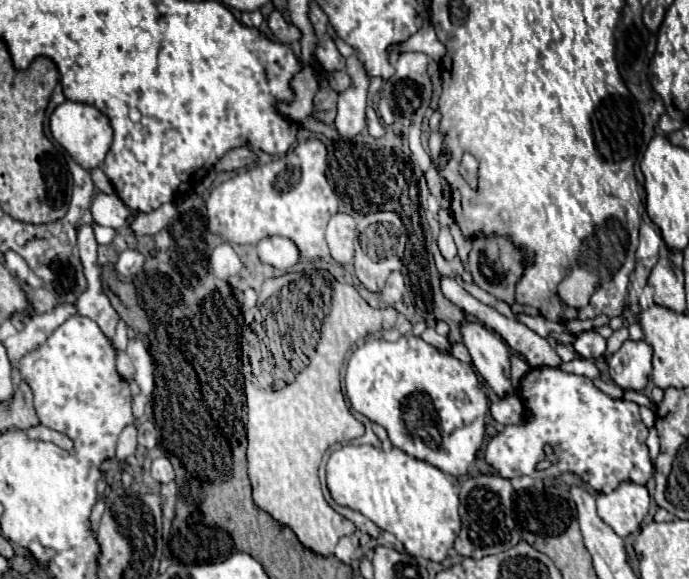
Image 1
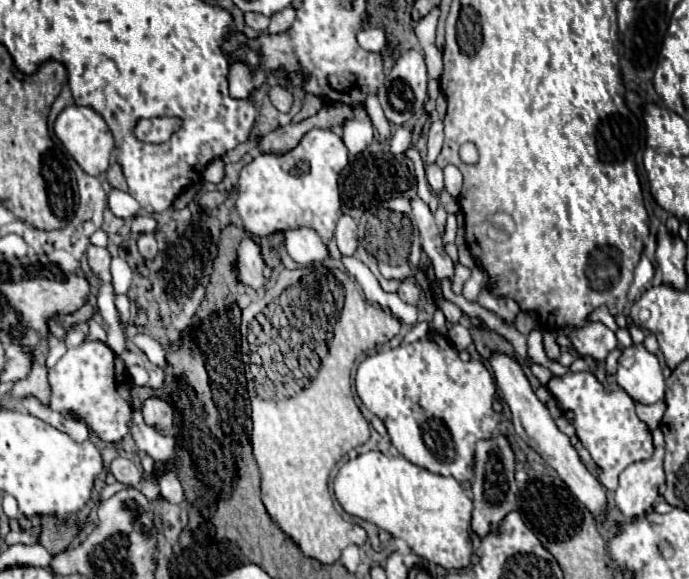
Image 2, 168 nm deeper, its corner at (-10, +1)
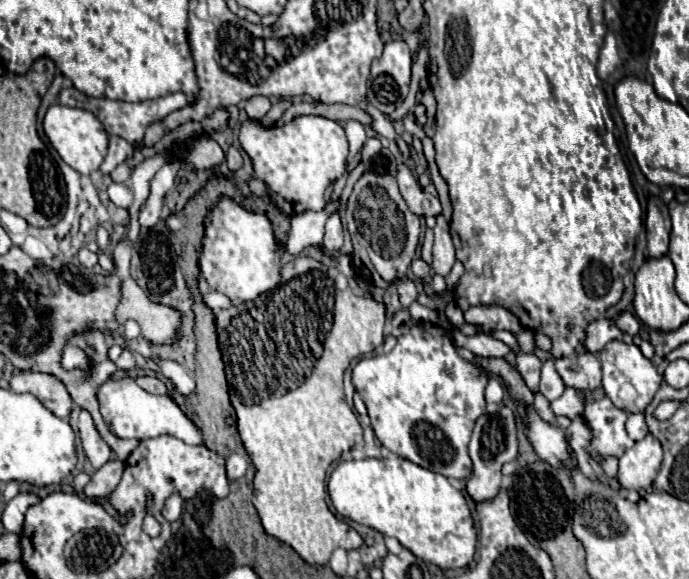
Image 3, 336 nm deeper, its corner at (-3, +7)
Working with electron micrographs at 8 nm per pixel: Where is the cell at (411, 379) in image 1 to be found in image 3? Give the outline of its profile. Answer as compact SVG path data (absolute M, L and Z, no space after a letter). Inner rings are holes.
M414 324L408 334L398 338L398 344L388 354L368 356L356 362L352 368L352 382L360 398L368 408L368 416L376 438L392 450L394 454L438 472L446 478L468 478L472 472L472 462L468 456L468 440L474 422L486 414L484 388L488 384L488 374L482 372L472 362L458 356L456 346L446 330L438 326L418 326Z

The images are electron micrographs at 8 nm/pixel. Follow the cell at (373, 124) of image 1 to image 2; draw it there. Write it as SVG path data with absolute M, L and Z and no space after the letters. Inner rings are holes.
M402 127L390 139L390 152L394 155L404 153L411 144L411 131Z

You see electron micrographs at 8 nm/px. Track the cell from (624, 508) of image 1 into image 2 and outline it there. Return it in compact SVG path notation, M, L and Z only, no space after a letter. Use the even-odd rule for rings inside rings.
M659 428L653 432L653 446L655 446L655 452L649 460L633 462L619 476L619 488L615 490L615 502L625 518L643 516L659 496L657 482L661 482L659 478L665 476L663 474L665 442L663 442L663 434Z

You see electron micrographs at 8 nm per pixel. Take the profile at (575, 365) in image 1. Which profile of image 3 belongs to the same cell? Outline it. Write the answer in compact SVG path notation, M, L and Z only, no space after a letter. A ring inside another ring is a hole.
M522 328L522 330L516 334L516 340L518 340L518 350L520 350L520 352L524 352L524 354L532 354L532 352L534 352L534 332L530 332L528 328Z

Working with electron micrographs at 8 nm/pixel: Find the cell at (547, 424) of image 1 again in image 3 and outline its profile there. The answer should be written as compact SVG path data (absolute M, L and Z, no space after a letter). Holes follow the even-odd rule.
M608 396L592 402L584 402L584 422L592 430L592 438L588 444L588 454L594 462L602 464L604 458L620 458L628 448L632 448L634 440L628 438L624 424L628 412L616 408Z

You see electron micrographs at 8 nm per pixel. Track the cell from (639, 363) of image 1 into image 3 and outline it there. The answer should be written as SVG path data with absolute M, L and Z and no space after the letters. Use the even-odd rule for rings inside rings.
M622 340L606 344L598 358L602 362L602 386L606 396L626 412L644 412L662 384L662 376L656 372L654 364L640 352L636 344L626 344Z

